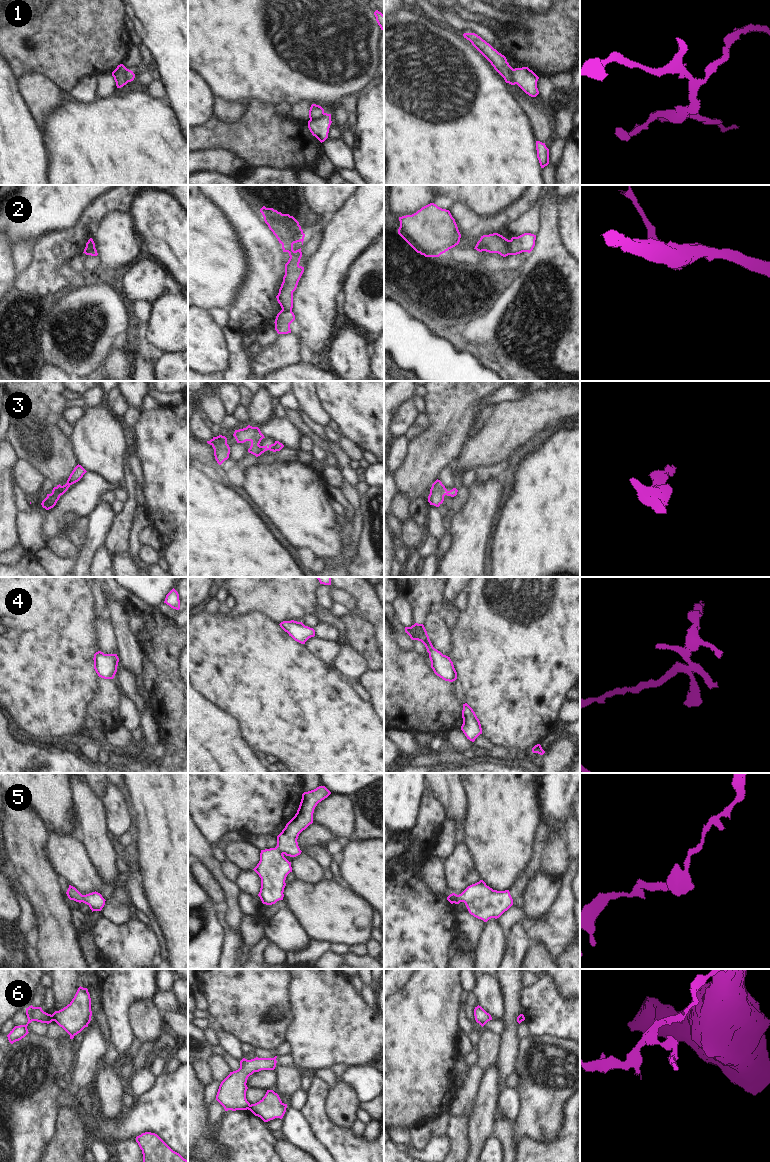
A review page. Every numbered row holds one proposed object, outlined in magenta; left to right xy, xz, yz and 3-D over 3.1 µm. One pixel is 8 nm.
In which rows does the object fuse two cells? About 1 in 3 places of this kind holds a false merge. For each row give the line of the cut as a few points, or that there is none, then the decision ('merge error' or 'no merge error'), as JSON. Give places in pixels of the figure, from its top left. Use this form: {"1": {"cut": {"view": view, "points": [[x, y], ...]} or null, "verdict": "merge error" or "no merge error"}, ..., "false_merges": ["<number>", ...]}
{"1": {"cut": {"view": "yz", "points": [[512, 68], [511, 78], [515, 83]]}, "verdict": "merge error"}, "2": {"cut": {"view": "yz", "points": [[510, 240], [508, 254]]}, "verdict": "merge error"}, "3": {"cut": null, "verdict": "no merge error"}, "4": {"cut": null, "verdict": "no merge error"}, "5": {"cut": null, "verdict": "no merge error"}, "6": {"cut": {"view": "xy", "points": [[51, 1015], [53, 1020]]}, "verdict": "merge error"}, "false_merges": ["1", "2", "6"]}

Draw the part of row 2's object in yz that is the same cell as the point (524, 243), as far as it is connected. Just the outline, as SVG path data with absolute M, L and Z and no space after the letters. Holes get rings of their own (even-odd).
M524 233L518 237L512 237L509 244L509 255L517 255L522 252L530 253L535 246L536 235Z

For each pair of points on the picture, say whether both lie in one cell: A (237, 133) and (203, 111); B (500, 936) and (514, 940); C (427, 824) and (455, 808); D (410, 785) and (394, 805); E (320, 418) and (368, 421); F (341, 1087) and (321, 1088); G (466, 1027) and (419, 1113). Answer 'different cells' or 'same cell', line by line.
A: different cells
B: different cells
C: different cells
D: same cell
E: different cells
F: different cells
G: different cells

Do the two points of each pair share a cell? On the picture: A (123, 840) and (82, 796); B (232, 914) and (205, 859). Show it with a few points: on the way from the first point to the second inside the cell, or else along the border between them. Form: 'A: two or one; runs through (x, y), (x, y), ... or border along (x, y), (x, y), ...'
A: two; border along (108, 831), (107, 835), (111, 842)
B: one; runs through (231, 900), (230, 889), (219, 878), (217, 873)

